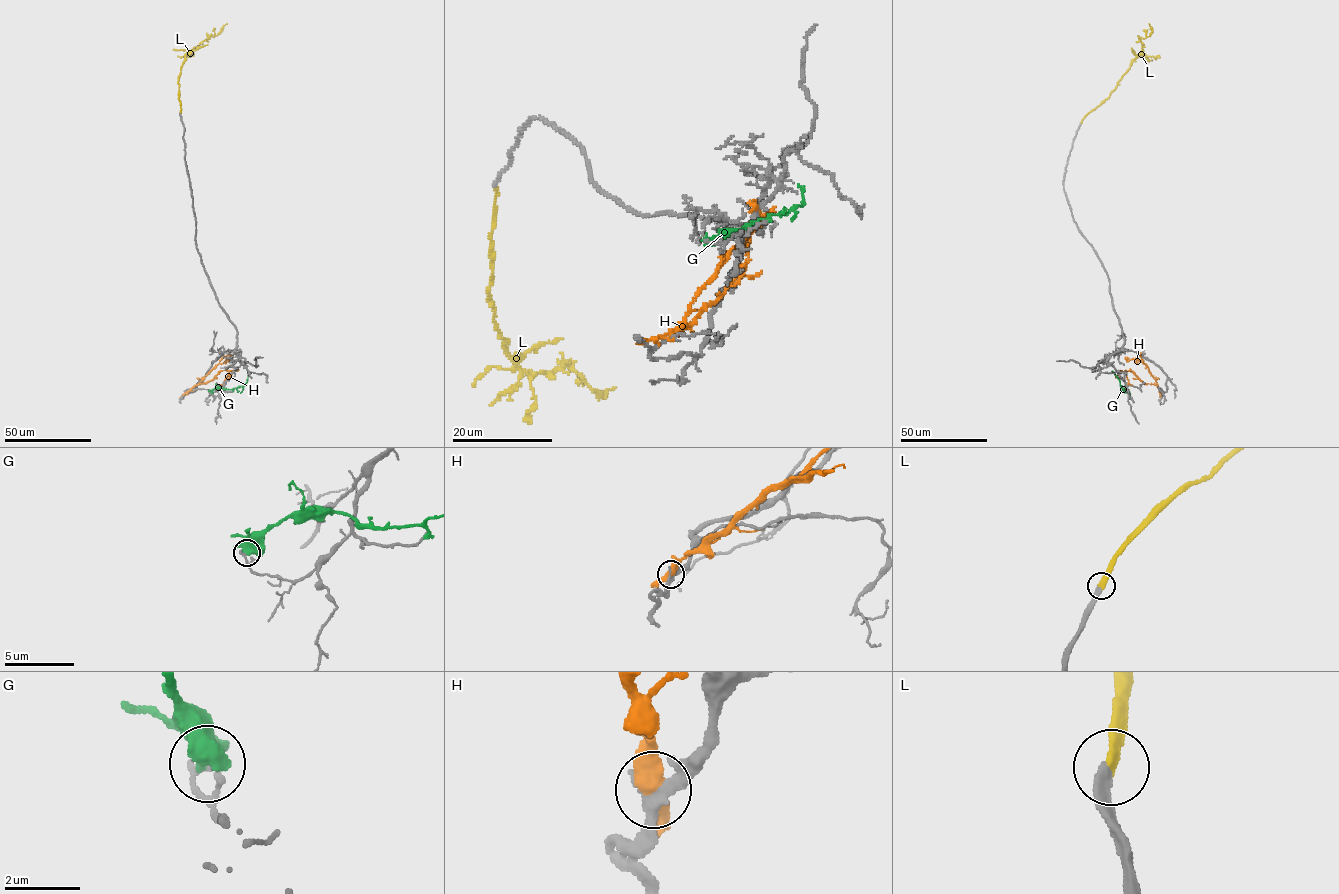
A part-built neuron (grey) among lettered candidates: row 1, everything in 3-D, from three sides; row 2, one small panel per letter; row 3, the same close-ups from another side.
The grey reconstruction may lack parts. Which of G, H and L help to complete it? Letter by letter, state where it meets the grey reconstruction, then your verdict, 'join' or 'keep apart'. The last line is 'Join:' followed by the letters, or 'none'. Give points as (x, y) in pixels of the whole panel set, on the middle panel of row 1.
G: meets grey at (708, 242); keep apart
H: meets grey at (643, 341); keep apart
L: meets grey at (496, 186); join
Join: L

